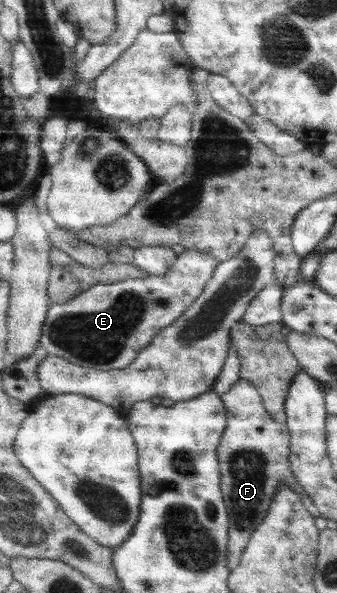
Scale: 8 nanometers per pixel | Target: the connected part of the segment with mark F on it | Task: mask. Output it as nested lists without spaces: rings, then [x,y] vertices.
[[[239,379],[228,392],[221,394],[226,410],[226,427],[222,432],[216,453],[221,473],[221,494],[229,517],[227,568],[233,570],[242,557],[252,532],[263,522],[278,486],[286,482],[299,495],[303,506],[313,516],[320,512],[307,496],[304,488],[292,475],[290,455],[290,432],[283,422],[277,422],[265,410],[256,386],[248,380]]]

